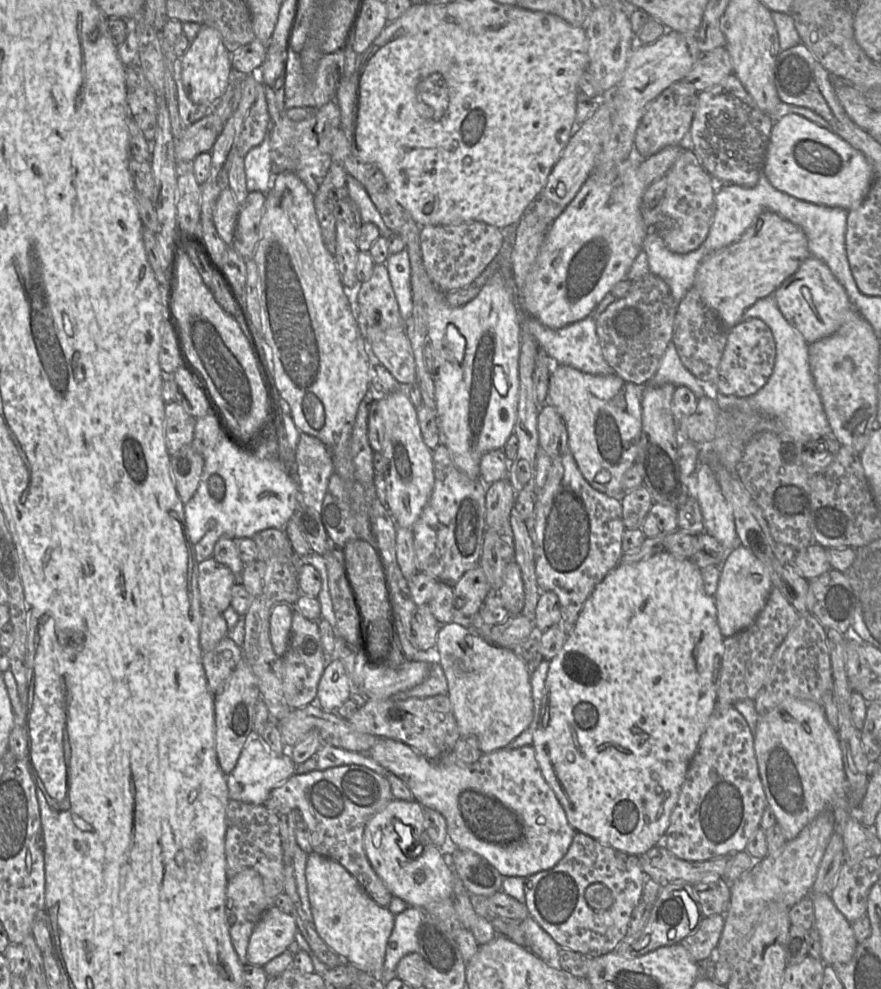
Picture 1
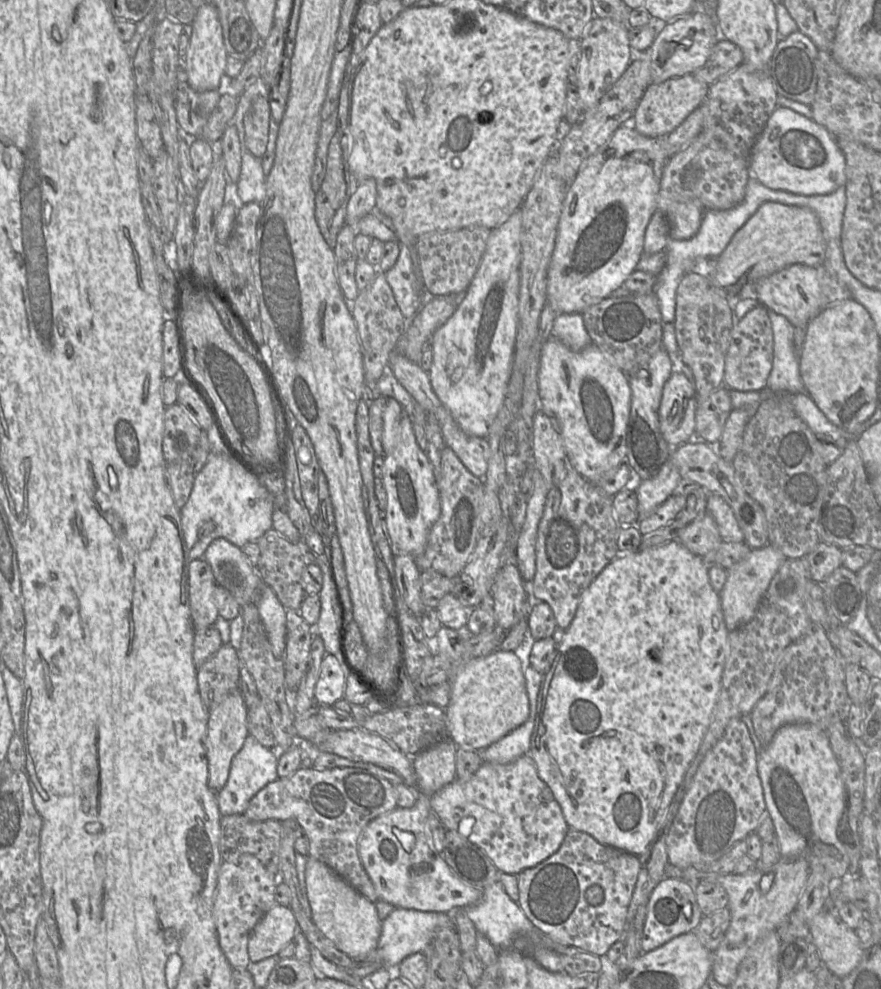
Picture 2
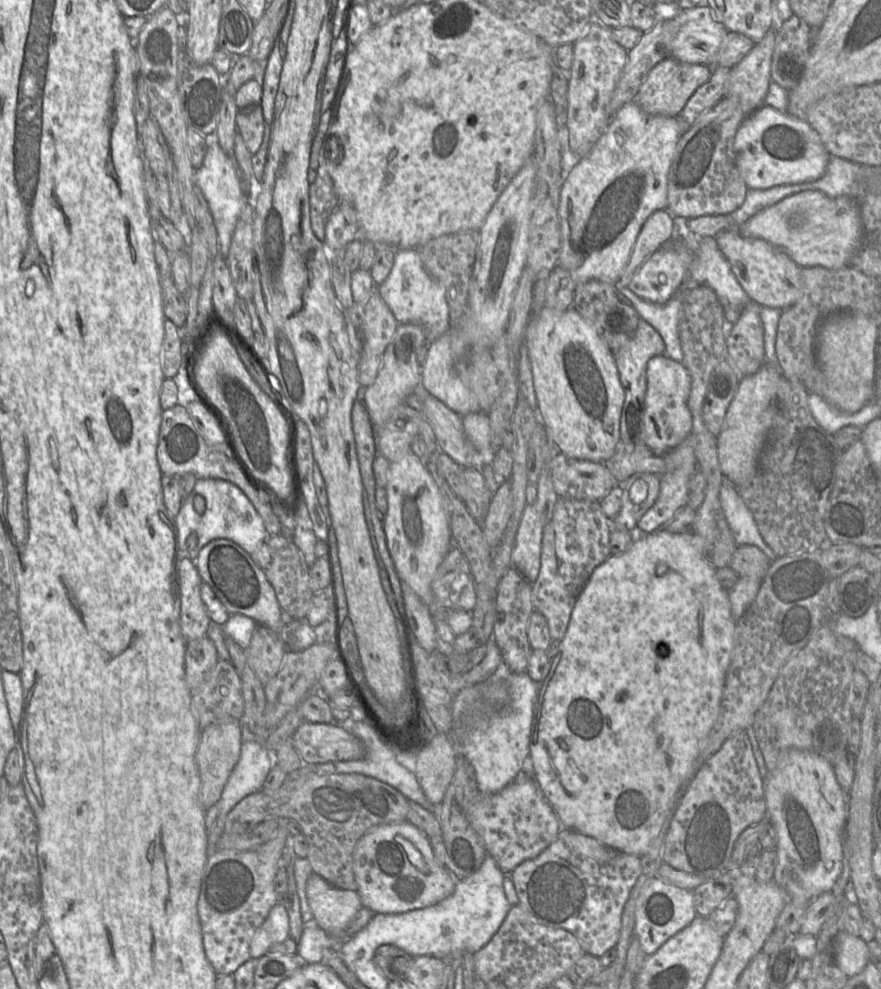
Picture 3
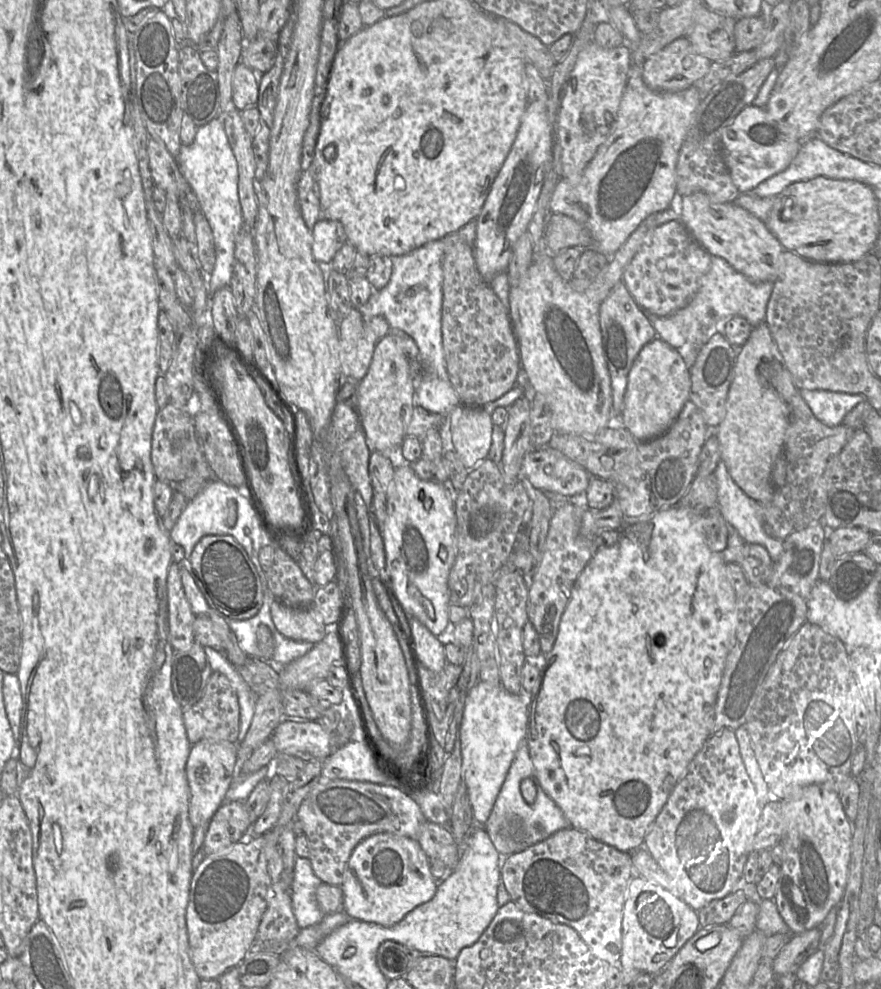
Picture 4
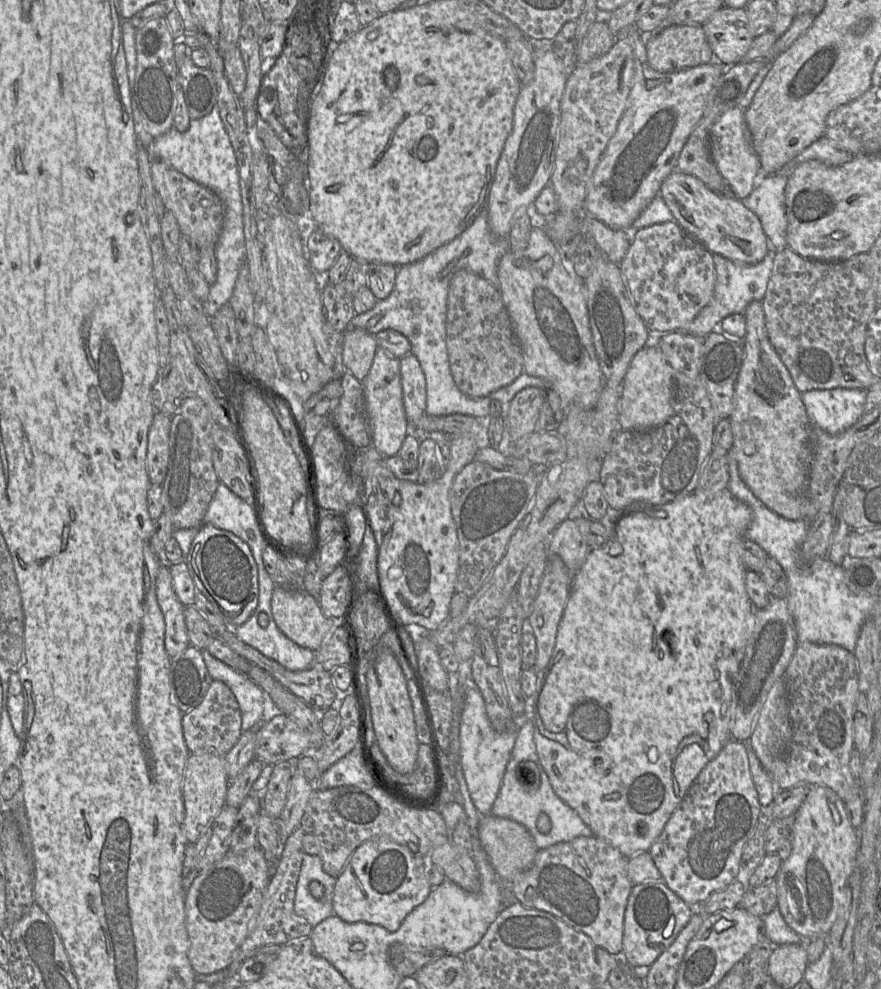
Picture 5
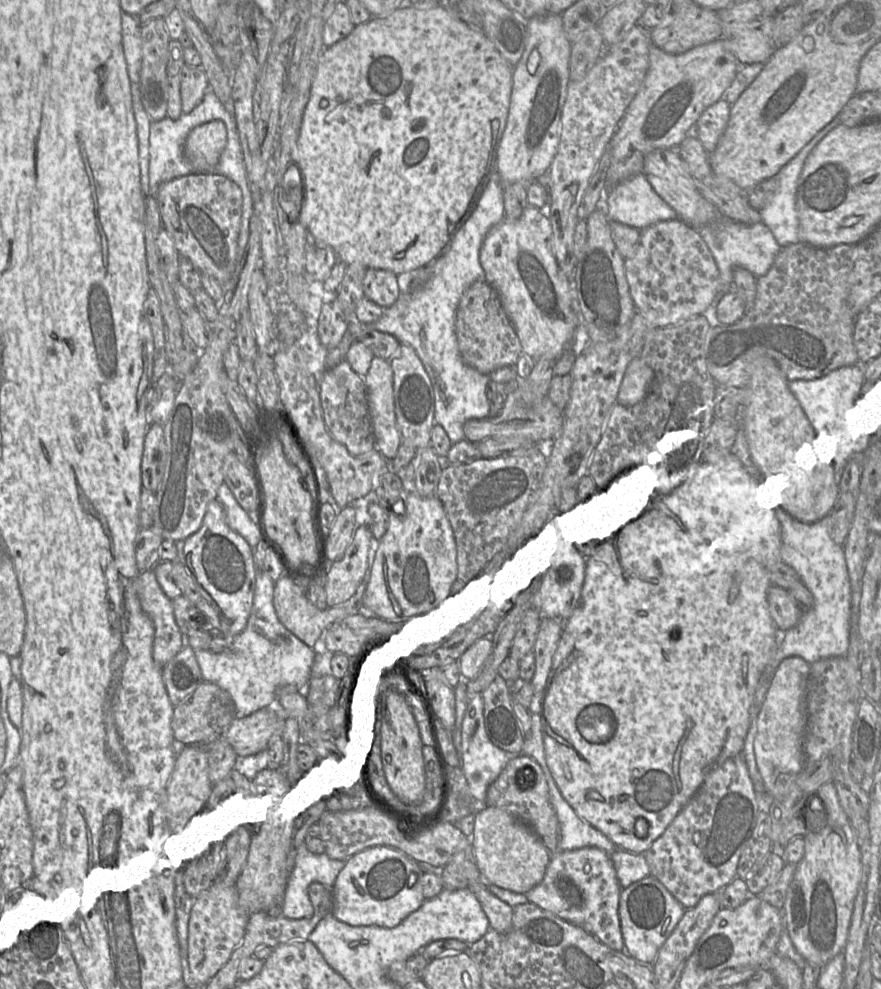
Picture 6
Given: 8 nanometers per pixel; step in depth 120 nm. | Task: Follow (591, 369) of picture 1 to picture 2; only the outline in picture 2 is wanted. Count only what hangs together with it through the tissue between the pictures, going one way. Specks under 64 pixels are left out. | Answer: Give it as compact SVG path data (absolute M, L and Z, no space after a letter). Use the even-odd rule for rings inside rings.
M579 313L558 314L551 329L551 335L572 350L579 351L592 343Z

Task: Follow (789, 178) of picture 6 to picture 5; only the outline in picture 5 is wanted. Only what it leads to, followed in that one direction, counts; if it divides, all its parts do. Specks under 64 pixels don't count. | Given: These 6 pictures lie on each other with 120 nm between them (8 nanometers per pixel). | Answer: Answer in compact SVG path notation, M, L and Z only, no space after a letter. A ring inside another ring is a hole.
M776 172L759 180L752 193L741 200L761 222L770 250L787 248L785 188L791 173Z

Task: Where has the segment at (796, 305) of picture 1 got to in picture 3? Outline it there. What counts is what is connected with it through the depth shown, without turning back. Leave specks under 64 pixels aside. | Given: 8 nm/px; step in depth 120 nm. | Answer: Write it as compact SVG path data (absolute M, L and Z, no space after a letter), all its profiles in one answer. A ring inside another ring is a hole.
M739 229L722 231L715 236L715 240L736 279L753 302L783 310L801 297L801 267L782 250L763 239L743 236Z

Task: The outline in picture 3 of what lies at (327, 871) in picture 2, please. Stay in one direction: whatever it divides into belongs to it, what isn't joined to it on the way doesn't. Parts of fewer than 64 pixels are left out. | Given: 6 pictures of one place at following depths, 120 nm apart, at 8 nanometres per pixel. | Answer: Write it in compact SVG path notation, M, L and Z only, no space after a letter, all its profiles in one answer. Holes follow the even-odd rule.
M312 873L306 885L315 923L333 937L340 937L363 907L357 892L332 886Z

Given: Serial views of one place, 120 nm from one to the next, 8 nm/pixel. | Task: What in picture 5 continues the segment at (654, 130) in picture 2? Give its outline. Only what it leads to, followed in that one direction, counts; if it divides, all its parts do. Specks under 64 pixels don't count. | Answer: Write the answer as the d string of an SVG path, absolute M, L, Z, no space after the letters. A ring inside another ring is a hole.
M671 25L646 36L649 65L661 73L689 69L715 60L702 25Z

